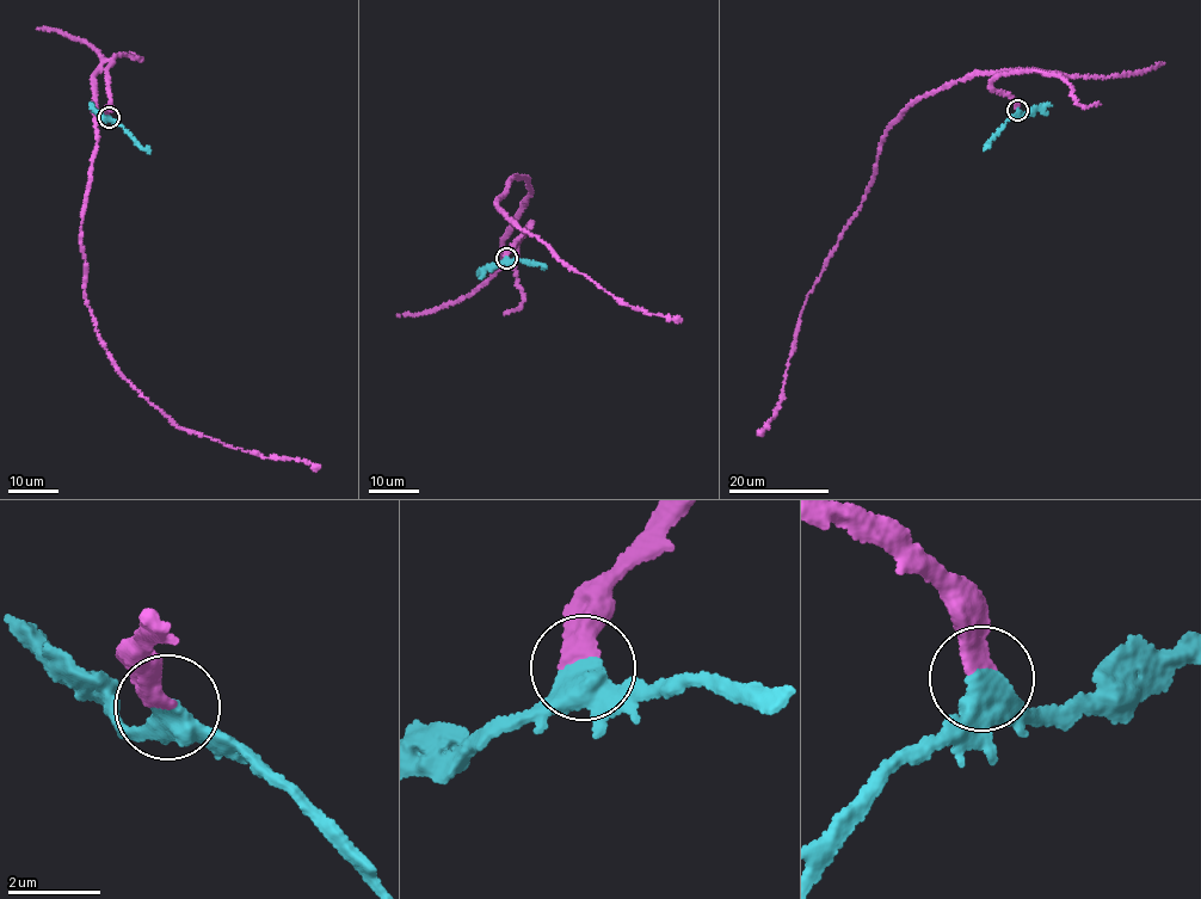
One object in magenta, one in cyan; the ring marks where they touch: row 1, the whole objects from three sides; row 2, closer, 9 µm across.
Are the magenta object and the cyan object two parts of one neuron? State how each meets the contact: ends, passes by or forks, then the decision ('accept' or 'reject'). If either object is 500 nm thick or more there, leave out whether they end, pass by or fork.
magenta ends there; cyan passes by; accept

